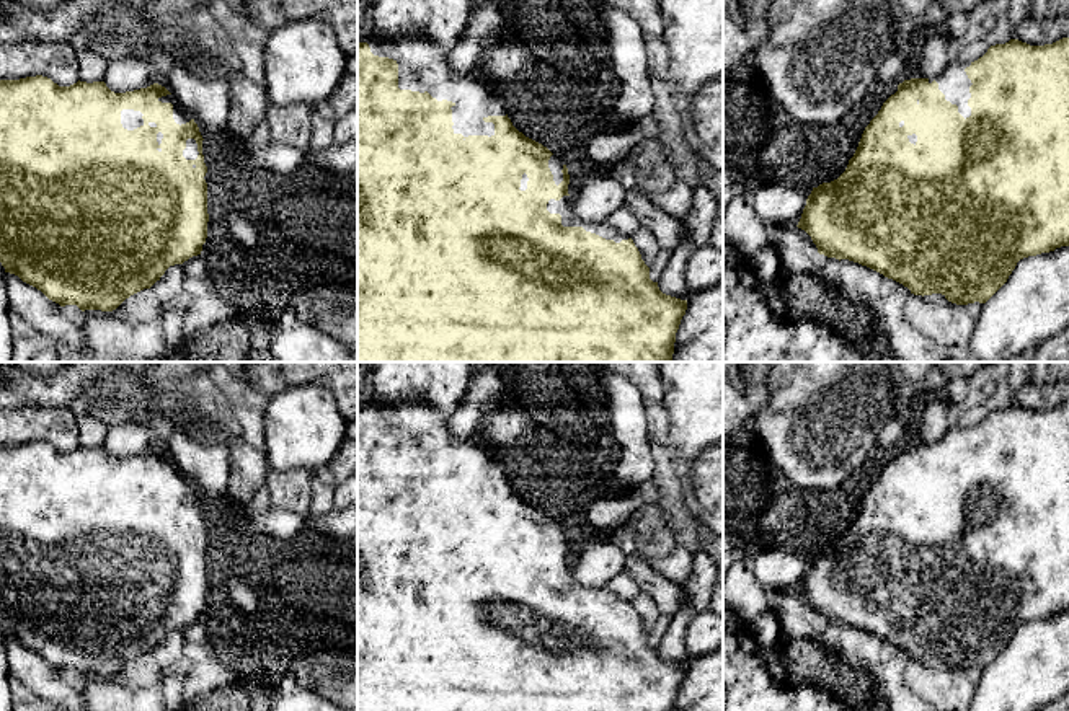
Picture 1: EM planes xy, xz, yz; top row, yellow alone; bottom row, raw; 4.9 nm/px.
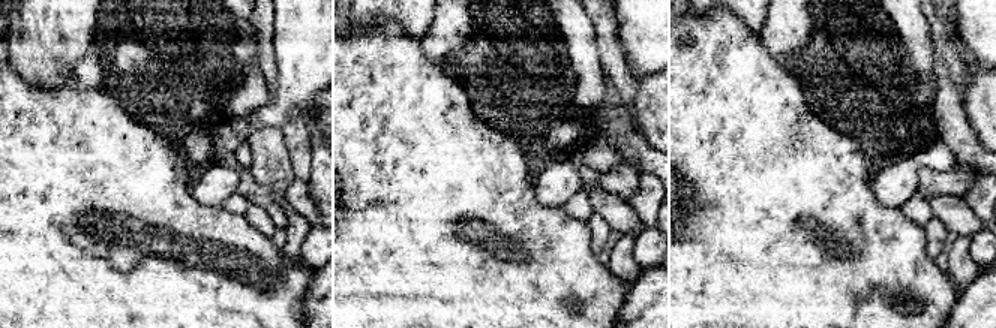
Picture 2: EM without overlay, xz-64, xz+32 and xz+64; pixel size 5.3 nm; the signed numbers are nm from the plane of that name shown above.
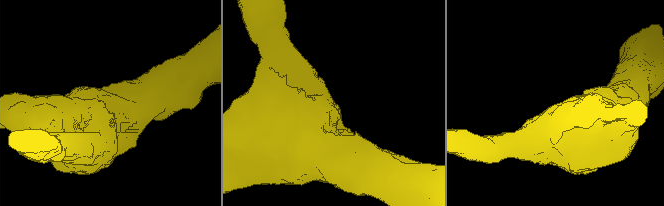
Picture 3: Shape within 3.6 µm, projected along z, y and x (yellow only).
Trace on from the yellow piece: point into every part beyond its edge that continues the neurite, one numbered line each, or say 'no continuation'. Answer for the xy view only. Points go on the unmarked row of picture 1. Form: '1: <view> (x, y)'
1: xy (131, 485)

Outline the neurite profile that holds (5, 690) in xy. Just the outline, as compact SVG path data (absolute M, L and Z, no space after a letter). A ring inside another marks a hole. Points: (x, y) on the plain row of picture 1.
M0 628L0 711L11 711L11 687L5 633Z

